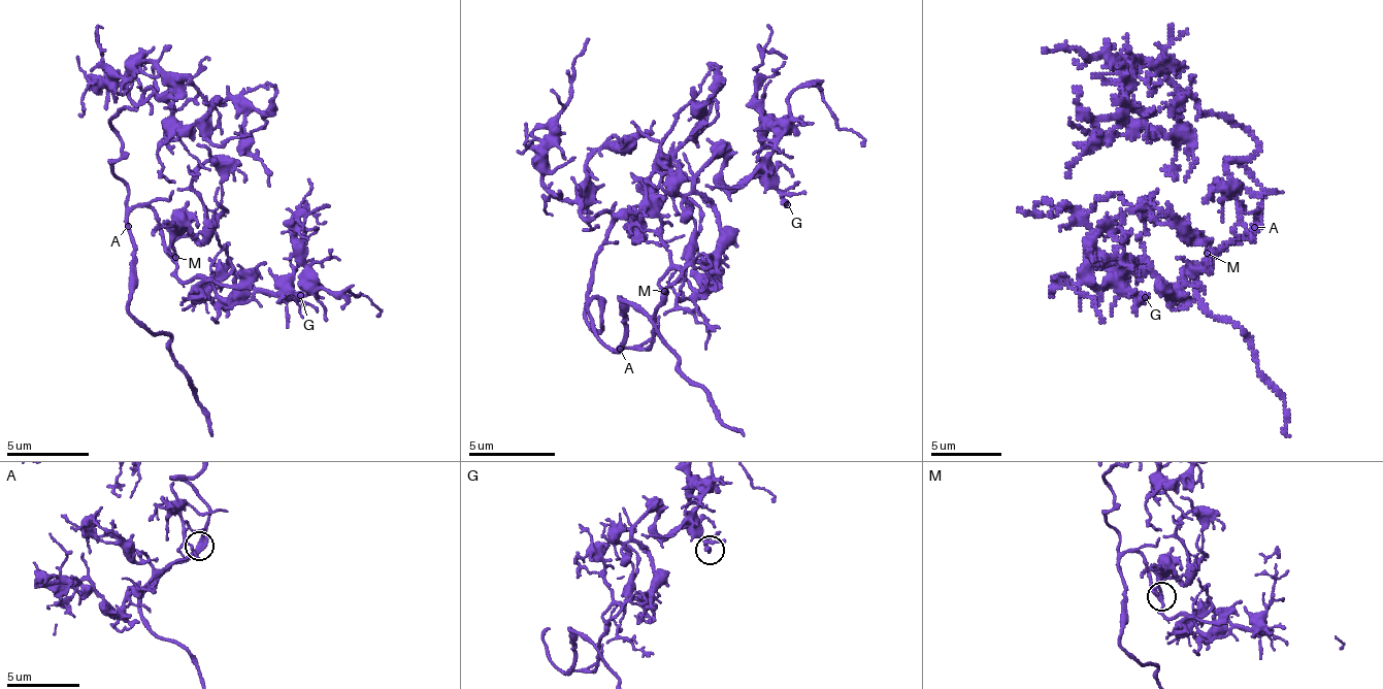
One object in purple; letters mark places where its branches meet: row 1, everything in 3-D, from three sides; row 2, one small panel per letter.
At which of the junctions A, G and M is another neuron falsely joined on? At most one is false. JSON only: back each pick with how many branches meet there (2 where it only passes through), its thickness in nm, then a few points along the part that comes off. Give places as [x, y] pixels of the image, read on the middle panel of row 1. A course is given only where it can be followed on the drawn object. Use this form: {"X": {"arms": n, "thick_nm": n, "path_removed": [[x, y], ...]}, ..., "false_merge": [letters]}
{"false_merge": []}

